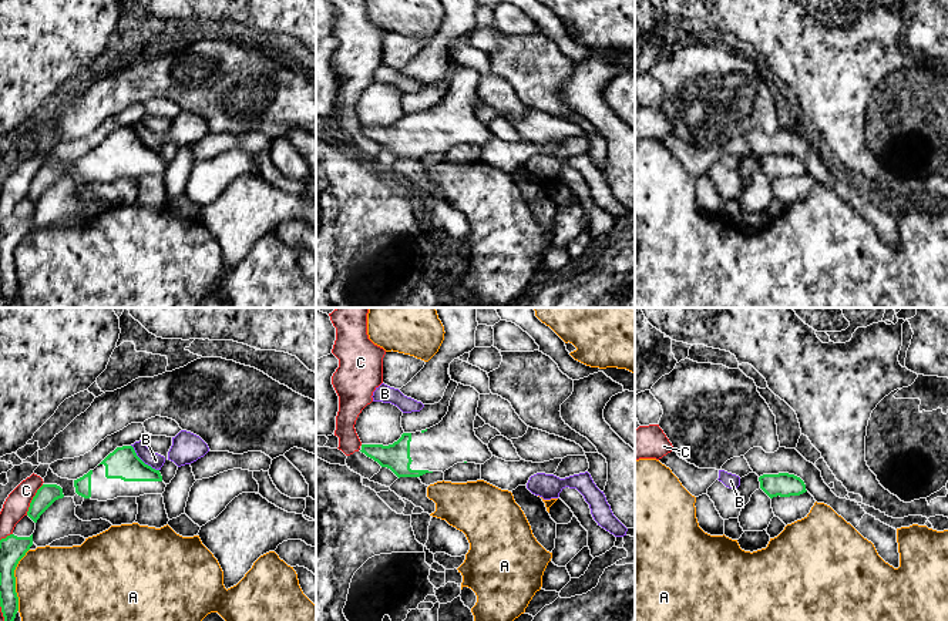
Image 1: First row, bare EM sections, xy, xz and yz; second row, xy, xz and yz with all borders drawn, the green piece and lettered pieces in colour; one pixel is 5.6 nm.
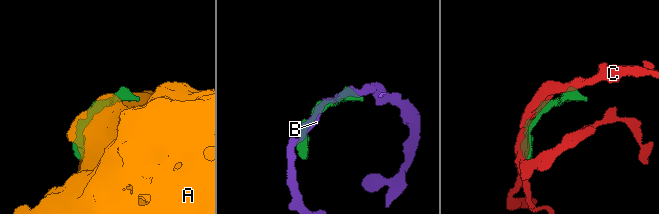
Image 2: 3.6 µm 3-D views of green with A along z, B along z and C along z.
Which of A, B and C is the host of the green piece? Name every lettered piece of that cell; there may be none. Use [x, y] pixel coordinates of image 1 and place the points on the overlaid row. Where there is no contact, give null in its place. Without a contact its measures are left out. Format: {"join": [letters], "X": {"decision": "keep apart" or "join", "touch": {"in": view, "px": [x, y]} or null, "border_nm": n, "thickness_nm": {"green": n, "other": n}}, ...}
{"join": [], "A": {"decision": "keep apart", "touch": {"in": "xy", "px": [14, 580]}, "border_nm": 360, "thickness_nm": {"green": 150, "other": 420}}, "B": {"decision": "keep apart", "touch": {"in": "xy", "px": [141, 460]}, "border_nm": 220, "thickness_nm": {"green": 180, "other": 90}}, "C": {"decision": "keep apart", "touch": {"in": "xy", "px": [32, 500]}, "border_nm": 200, "thickness_nm": {"green": 110, "other": 140}}}

